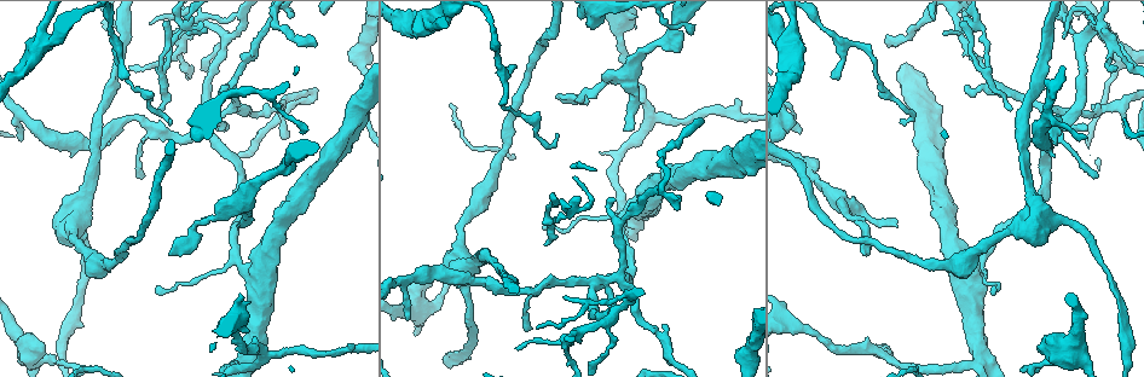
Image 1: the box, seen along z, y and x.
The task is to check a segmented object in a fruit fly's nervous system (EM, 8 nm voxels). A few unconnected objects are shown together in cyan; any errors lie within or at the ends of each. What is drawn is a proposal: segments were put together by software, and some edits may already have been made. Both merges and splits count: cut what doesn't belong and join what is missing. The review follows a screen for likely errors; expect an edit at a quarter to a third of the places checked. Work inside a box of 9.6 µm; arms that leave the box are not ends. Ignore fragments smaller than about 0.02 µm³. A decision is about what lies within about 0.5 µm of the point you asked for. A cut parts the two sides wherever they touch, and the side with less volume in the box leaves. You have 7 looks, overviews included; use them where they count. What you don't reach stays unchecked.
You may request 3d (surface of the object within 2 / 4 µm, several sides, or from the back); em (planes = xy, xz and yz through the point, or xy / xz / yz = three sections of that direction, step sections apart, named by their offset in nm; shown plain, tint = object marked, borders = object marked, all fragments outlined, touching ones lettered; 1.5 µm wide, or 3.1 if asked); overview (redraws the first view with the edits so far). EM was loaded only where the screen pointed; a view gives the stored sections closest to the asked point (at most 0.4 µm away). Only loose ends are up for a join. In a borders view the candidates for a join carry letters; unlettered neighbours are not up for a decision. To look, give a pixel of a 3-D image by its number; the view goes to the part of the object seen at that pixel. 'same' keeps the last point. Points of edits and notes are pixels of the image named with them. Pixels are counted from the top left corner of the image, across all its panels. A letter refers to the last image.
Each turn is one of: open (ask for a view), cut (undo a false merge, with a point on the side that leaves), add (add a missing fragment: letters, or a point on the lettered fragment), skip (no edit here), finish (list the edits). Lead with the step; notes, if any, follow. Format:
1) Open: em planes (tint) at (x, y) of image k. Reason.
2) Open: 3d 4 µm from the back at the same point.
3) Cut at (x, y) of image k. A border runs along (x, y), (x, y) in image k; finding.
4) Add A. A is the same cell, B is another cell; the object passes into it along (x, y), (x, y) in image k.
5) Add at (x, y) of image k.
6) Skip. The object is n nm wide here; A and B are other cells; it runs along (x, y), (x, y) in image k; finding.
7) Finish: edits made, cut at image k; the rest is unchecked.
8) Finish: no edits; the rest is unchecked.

Open: em xy step 4 (tint) at (573, 176) of image 1.

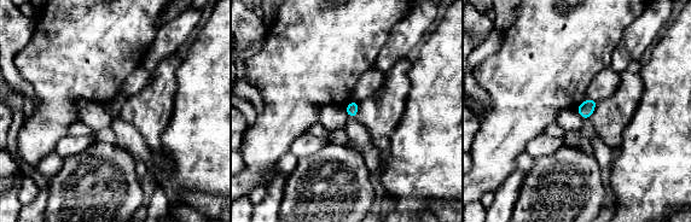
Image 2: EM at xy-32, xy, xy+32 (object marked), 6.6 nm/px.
Open: em planes (borders) at the same point.

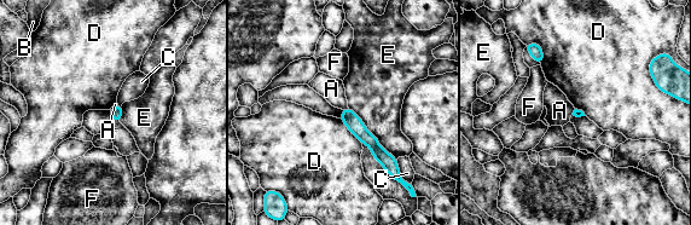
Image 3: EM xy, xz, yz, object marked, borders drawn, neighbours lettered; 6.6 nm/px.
Skip. The longest contact is with E, 480 nm; A, B, C, D, E and F are other cells; none of them fits.

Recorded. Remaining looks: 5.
Open: em planes (borders) at (793, 125) of image 1. Branch stops here.

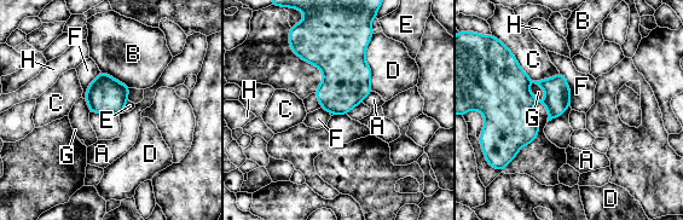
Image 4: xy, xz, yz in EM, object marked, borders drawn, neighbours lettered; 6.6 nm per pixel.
Skip. A, B, C, D, E, F, G and H are other cells; a border runs along (362, 102), (346, 113) in image 4; no lettered fragment goes on from it.

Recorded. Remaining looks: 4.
Open: 3d 4 µm at (897, 221) of image 1. An open end.

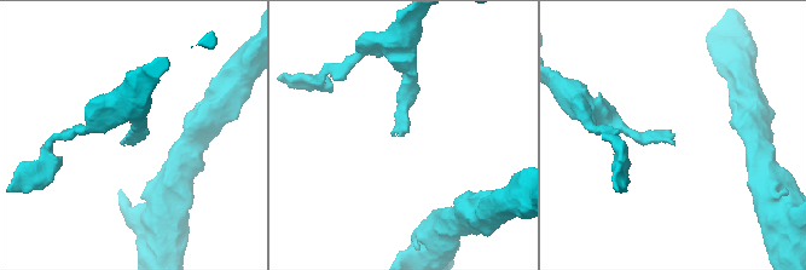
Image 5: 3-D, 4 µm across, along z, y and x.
Open: em planes (borders) at (126, 139) of image 5. Shape alone is not enough.

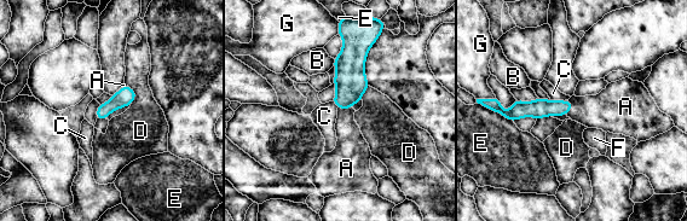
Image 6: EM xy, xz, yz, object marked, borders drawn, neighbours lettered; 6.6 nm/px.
Add A. The object is 120 nm wide here; the longest contact is with E, 280 nm; A is the same cell, B, C, D, E, F and G are other cells; it goes on there.

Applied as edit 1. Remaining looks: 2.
Finish: edits made, add at image 6; the rest is unchecked.

